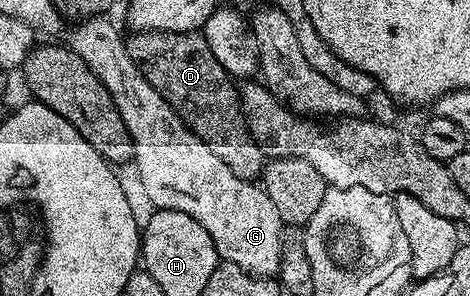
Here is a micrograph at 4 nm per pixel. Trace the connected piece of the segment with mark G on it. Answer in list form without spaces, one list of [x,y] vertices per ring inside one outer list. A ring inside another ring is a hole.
[[[106,16],[90,17],[79,21],[78,26],[70,34],[68,45],[76,51],[92,68],[92,72],[108,88],[120,116],[130,133],[130,139],[134,145],[132,166],[138,169],[138,182],[146,193],[146,198],[151,202],[151,207],[159,210],[179,210],[192,220],[204,224],[204,232],[212,236],[212,244],[216,244],[216,252],[223,262],[231,262],[244,272],[255,274],[258,278],[274,278],[280,264],[280,252],[282,251],[282,232],[284,223],[280,220],[280,212],[276,212],[272,200],[266,195],[261,185],[244,180],[208,148],[196,135],[191,134],[190,129],[183,124],[180,116],[171,106],[166,103],[164,96],[144,80],[138,65],[128,56],[124,34],[121,34]]]

